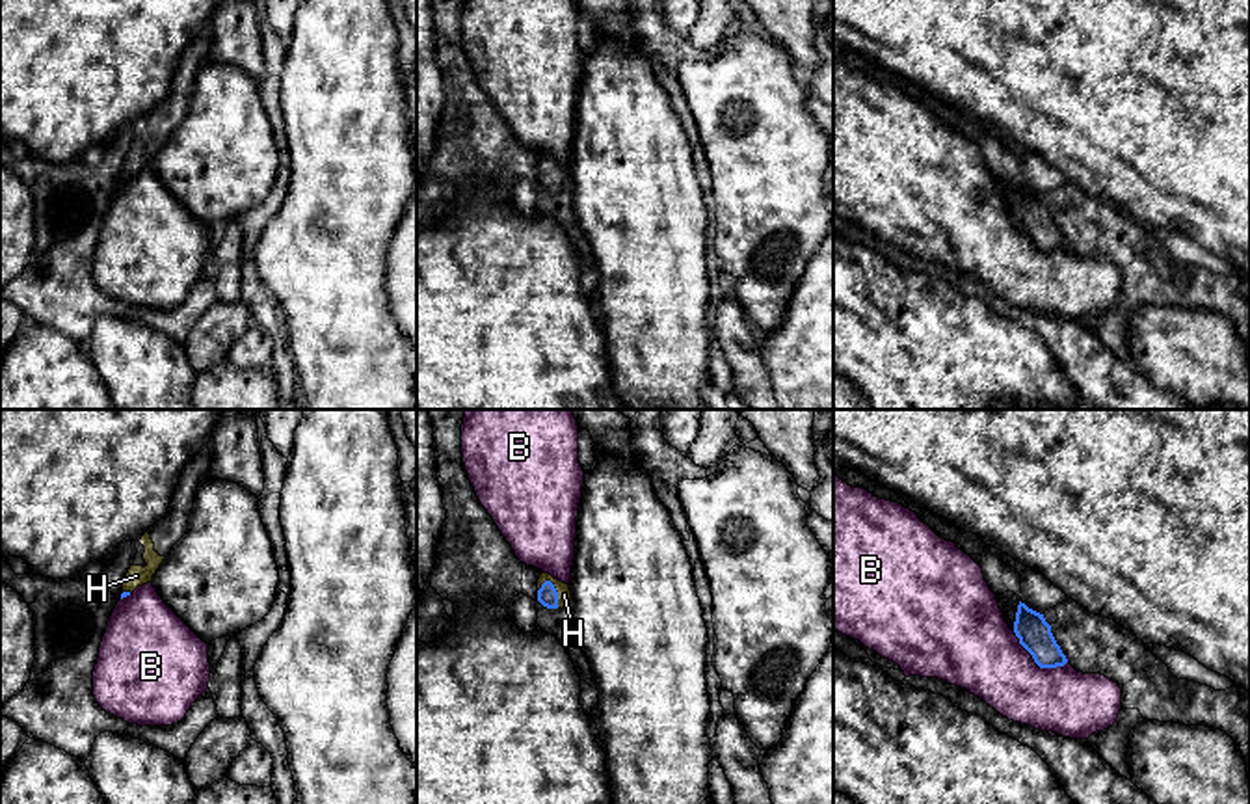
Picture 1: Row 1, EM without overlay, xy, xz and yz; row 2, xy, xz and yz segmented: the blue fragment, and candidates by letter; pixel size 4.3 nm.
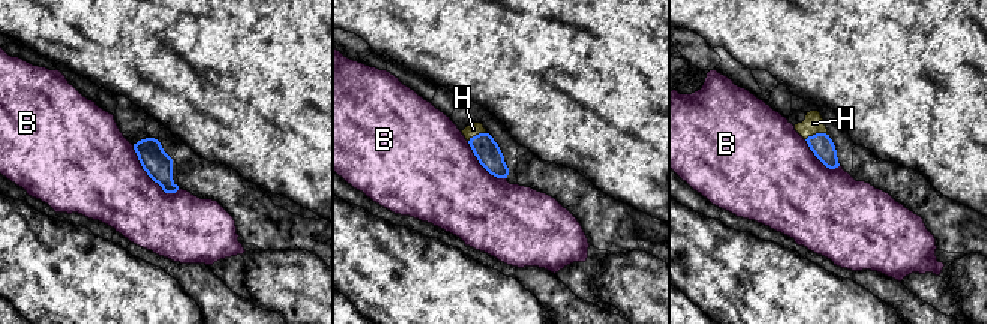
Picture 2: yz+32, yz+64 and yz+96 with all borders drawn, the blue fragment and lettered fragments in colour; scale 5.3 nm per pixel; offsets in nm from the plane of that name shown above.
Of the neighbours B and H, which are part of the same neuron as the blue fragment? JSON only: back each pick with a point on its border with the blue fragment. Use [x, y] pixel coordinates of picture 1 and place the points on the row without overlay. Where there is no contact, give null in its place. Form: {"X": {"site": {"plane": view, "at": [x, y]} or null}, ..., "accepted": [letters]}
{"H": {"site": {"plane": "xz", "at": [557, 175]}}, "accepted": ["H"]}

